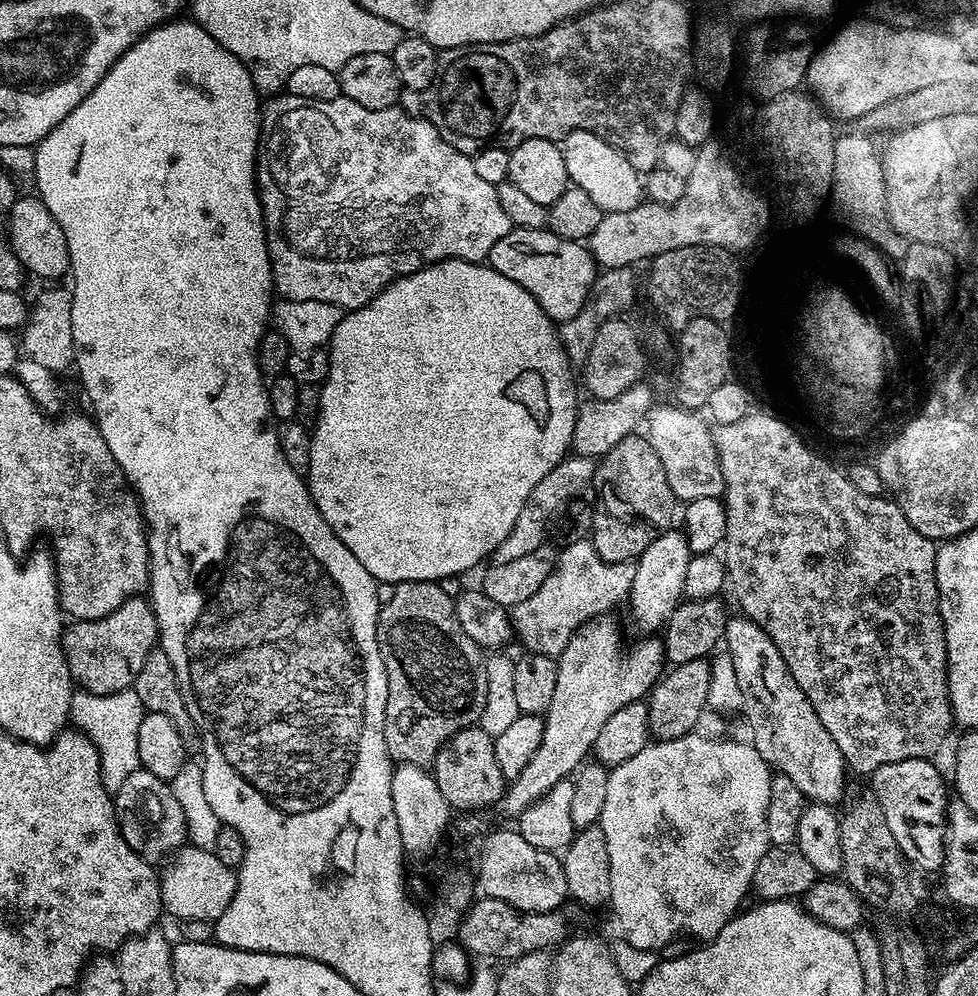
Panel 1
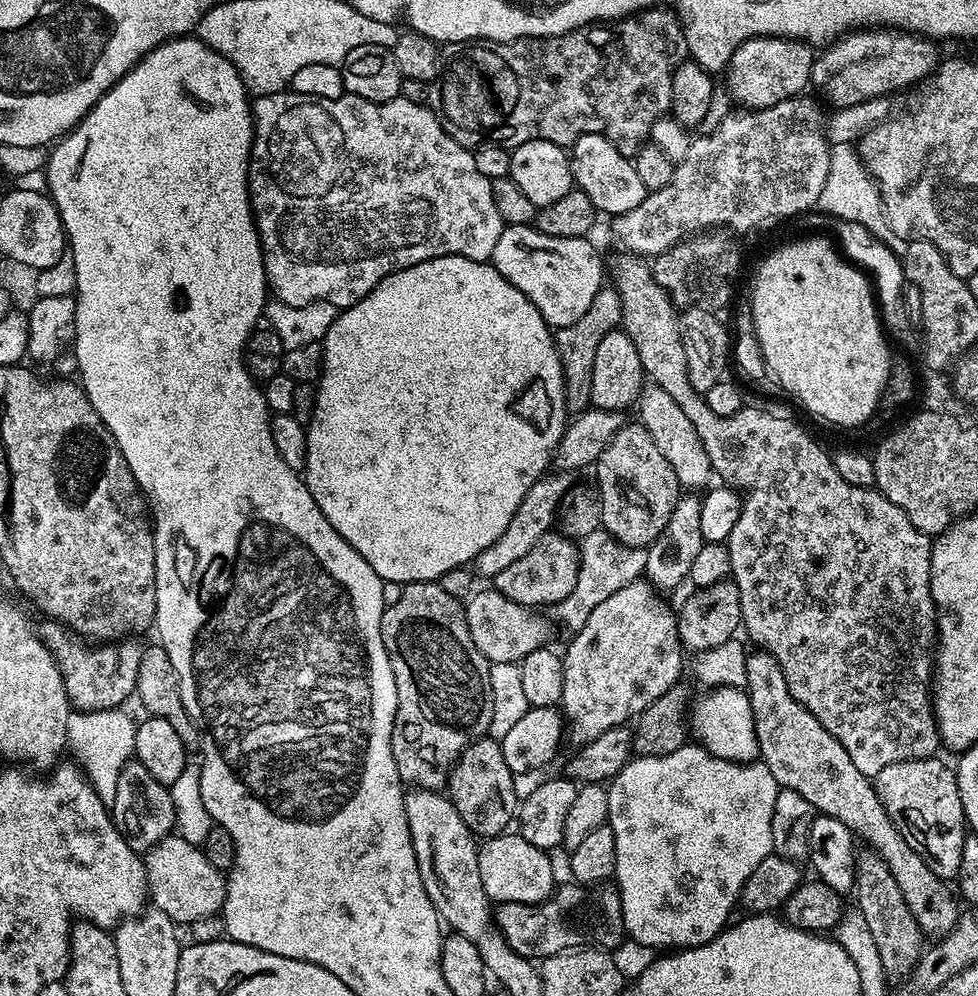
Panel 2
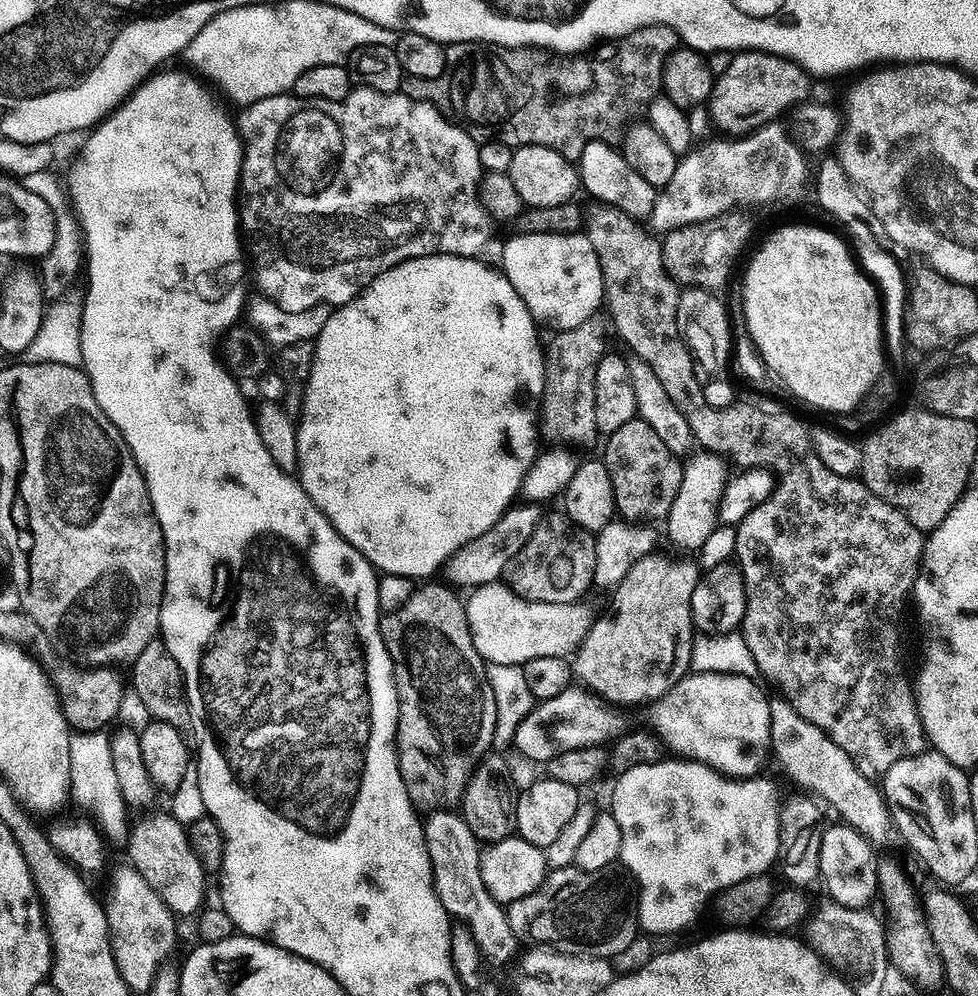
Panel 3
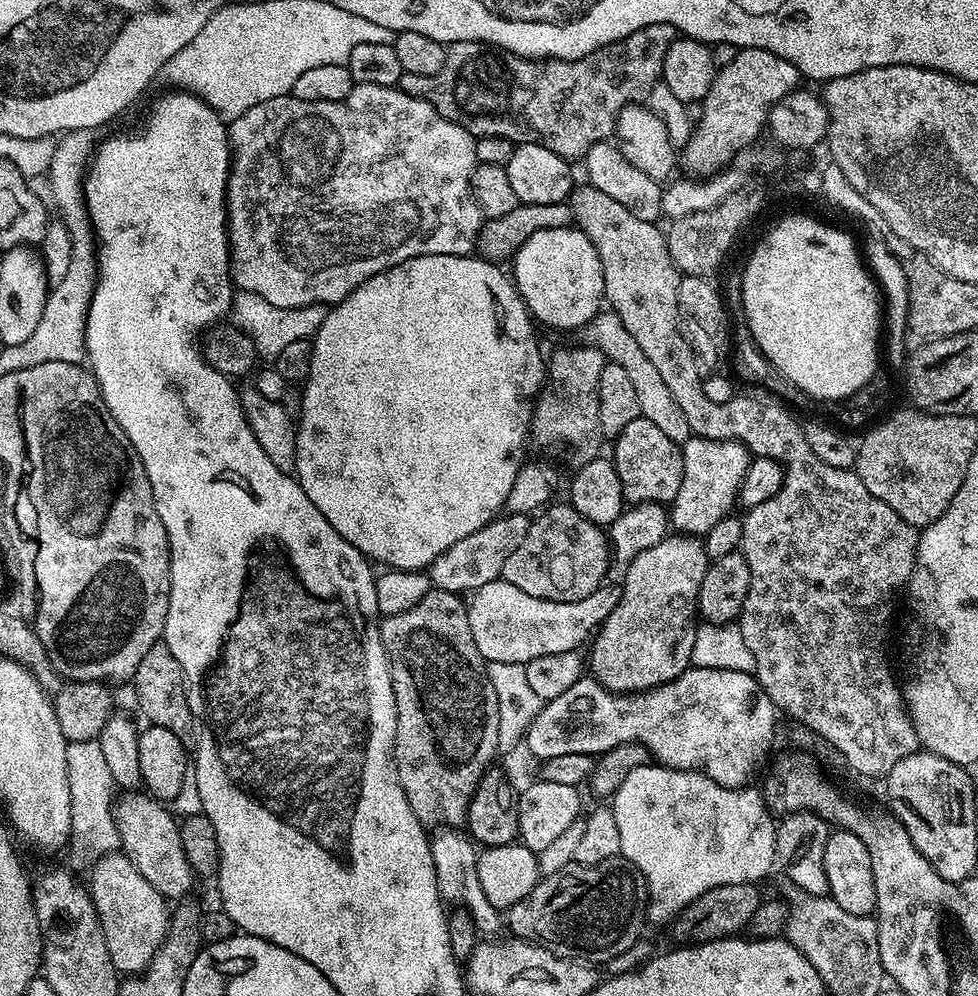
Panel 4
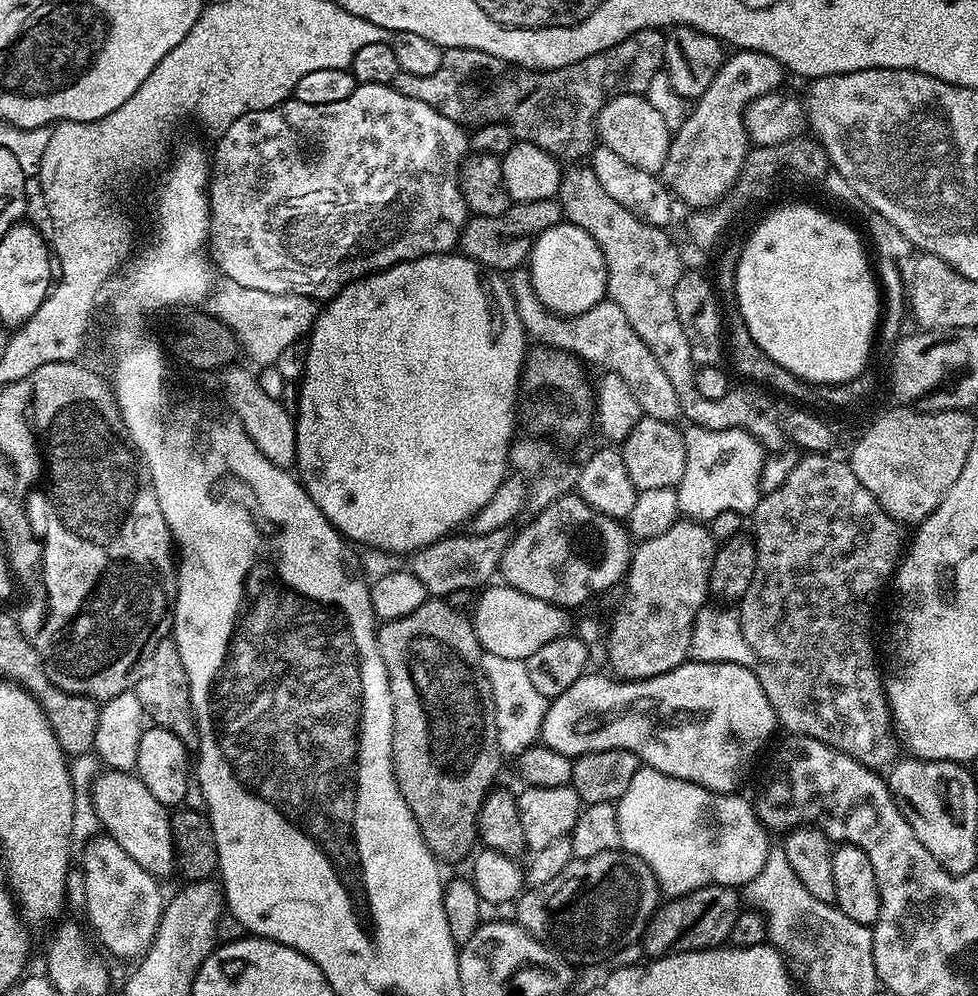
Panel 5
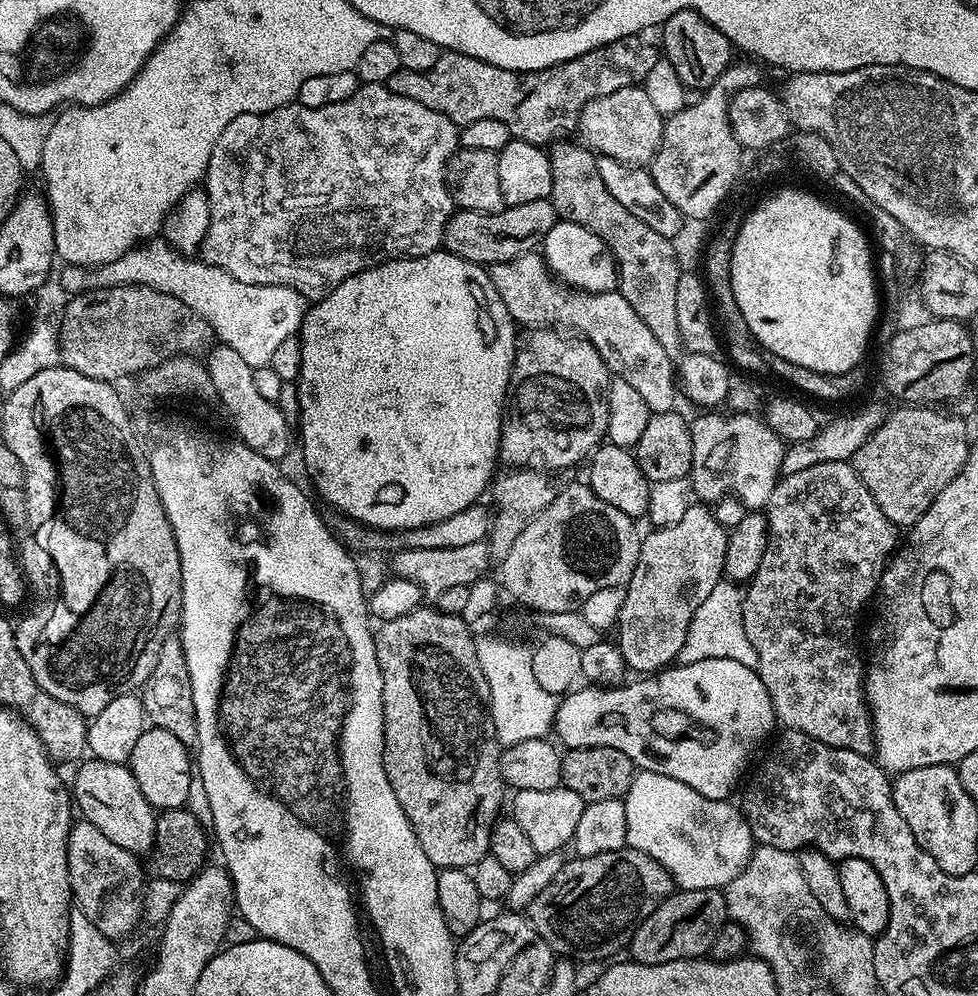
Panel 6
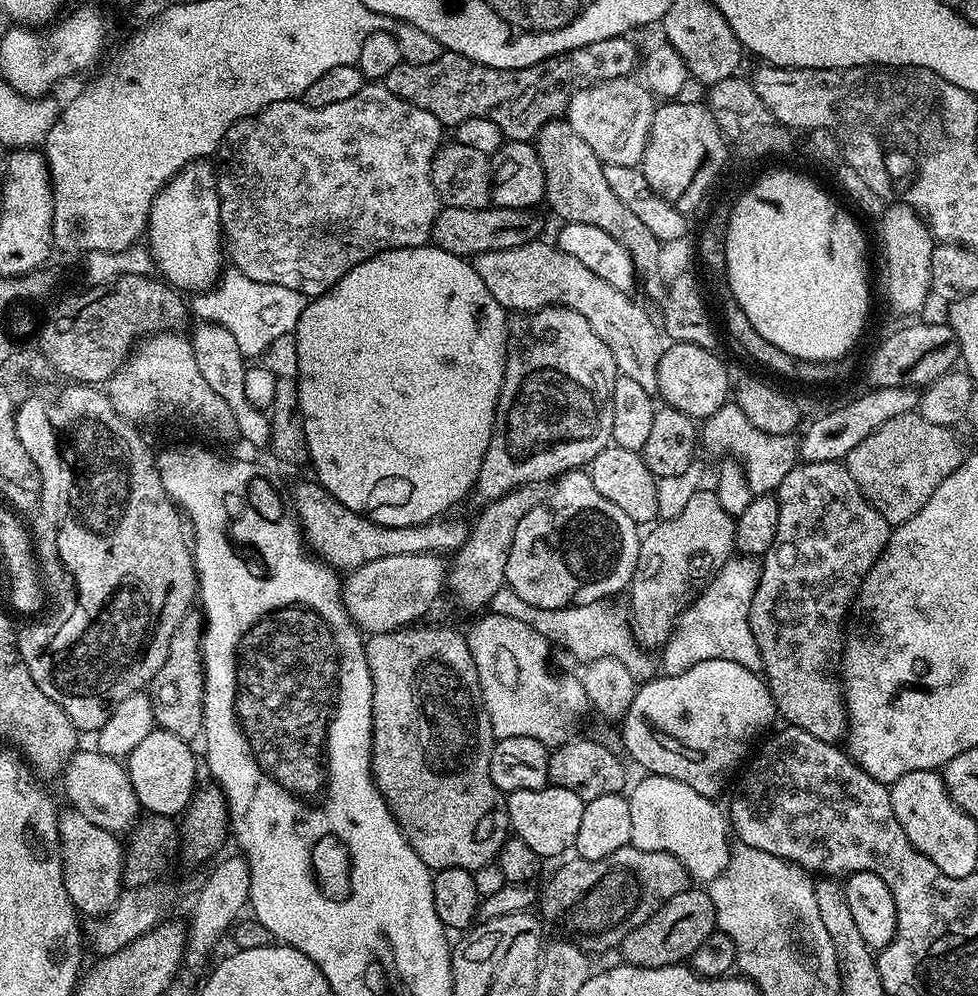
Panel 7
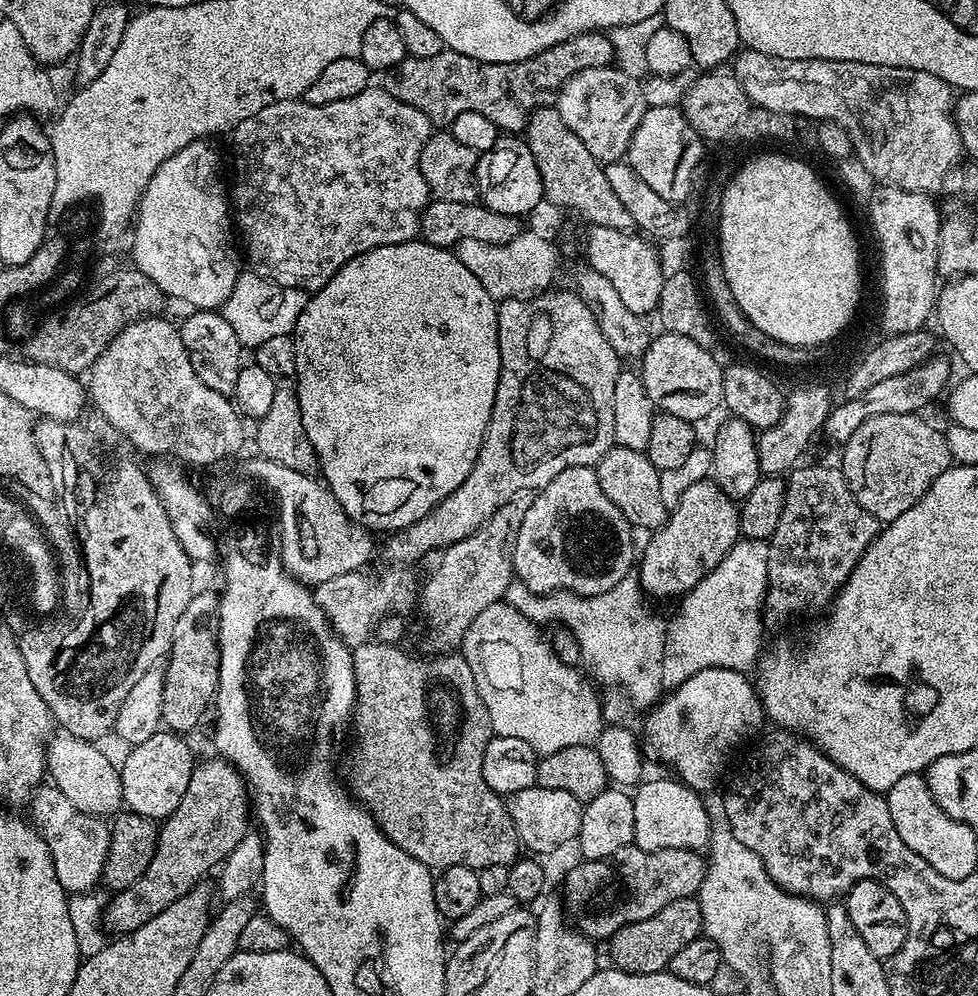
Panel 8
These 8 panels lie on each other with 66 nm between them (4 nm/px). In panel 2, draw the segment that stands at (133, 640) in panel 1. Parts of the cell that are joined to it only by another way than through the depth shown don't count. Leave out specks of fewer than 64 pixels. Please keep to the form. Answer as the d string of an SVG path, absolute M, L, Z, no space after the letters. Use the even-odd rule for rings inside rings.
M47 618L41 619L41 624L38 624L38 635L40 641L46 646L46 650L50 650L50 654L56 659L56 664L60 668L60 673L64 679L64 685L66 686L66 694L68 695L68 703L73 709L82 712L93 712L94 710L110 710L111 708L117 708L123 705L125 702L123 700L132 700L134 693L136 691L136 683L138 682L138 665L142 662L142 654L144 653L144 648L142 644L138 641L132 640L136 638L128 638L123 642L89 642L85 637L79 636L75 630L68 628L64 624L59 624L56 620L49 620Z

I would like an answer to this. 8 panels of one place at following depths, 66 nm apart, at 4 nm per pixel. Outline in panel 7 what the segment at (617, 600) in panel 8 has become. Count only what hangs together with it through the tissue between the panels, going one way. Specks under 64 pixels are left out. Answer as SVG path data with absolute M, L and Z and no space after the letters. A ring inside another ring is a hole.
M503 586L494 594L490 608L498 614L518 618L518 622L526 622L526 626L538 630L538 634L542 634L542 638L549 640L555 647L557 644L560 648L568 648L579 663L612 657L622 662L635 678L649 679L653 675L651 655L636 643L627 611L612 604L615 603L596 601L558 610L542 610L538 606L530 606L530 602L522 602L514 589Z

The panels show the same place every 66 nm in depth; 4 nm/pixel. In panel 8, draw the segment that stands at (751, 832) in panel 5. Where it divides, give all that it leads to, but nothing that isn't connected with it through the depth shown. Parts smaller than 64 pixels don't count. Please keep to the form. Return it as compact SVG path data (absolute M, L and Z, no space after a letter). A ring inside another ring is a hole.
M679 779L648 780L634 792L635 847L653 852L667 848L703 849L709 843L710 823L704 801Z

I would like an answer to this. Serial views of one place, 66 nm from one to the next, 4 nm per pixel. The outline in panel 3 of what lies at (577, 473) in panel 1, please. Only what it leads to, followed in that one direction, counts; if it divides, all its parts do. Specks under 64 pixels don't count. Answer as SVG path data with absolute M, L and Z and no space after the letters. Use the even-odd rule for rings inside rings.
M520 502L509 508L490 530L486 530L486 534L458 549L448 559L446 573L448 572L449 578L447 579L453 585L461 584L464 590L471 590L483 584L497 583L503 577L509 562L520 553L522 546L526 546L526 542L530 542L530 536L540 525L542 519L540 508L541 505L536 502Z

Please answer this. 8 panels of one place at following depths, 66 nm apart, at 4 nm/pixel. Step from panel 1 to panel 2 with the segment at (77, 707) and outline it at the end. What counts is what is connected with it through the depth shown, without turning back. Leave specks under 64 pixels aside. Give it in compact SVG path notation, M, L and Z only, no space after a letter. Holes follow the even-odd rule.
M123 707L111 708L110 710L94 710L82 712L72 710L68 713L66 722L66 734L68 735L67 747L73 752L75 763L84 771L84 777L94 786L98 798L109 806L114 802L114 790L118 786L118 774L122 766L133 759L136 747L137 721L132 720L128 712L123 712Z

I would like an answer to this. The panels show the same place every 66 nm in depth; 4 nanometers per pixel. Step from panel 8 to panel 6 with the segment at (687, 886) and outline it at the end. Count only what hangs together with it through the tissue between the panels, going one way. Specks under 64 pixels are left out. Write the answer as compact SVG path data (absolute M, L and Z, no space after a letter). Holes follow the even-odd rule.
M625 846L606 854L569 859L558 878L530 902L526 915L557 957L608 962L615 952L631 945L632 931L673 891L672 876L661 864Z

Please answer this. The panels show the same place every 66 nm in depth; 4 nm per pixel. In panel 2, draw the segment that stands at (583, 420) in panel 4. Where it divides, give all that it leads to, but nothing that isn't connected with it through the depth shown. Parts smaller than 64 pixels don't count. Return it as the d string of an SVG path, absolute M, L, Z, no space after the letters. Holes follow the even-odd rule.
M604 286L598 294L594 294L594 302L590 302L586 314L582 314L578 322L565 328L555 329L556 349L564 375L564 403L567 404L569 413L579 414L591 405L590 374L594 374L594 354L602 338L606 338L606 334L617 331L621 327L621 318L622 298L618 298L615 288Z

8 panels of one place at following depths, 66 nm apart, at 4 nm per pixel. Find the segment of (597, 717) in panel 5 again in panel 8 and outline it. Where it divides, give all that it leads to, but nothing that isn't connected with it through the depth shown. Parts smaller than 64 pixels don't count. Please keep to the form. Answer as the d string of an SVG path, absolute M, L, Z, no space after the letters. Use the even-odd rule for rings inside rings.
M710 668L669 691L647 715L643 747L665 760L683 783L704 792L723 774L732 751L743 742L748 727L762 720L762 709L753 681L745 673Z

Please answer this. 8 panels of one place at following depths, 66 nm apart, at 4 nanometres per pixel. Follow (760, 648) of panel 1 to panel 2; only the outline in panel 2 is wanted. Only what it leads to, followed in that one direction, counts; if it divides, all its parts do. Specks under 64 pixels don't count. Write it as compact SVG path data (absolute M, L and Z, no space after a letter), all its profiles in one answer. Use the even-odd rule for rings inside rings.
M749 651L746 674L748 675L746 691L750 698L750 706L754 710L754 730L760 747L759 759L768 767L770 774L774 774L776 783L781 788L798 790L798 794L802 794L802 798L806 798L806 802L810 802L810 806L814 806L817 813L830 818L838 818L838 822L845 824L861 841L864 839L868 843L865 845L871 851L879 854L890 866L890 874L894 874L894 880L898 882L902 896L906 898L906 904L910 906L910 914L914 914L925 937L941 938L947 935L961 914L961 909L956 908L957 893L953 889L953 893L948 889L950 887L949 881L934 874L934 870L930 870L930 866L926 866L926 862L922 862L922 858L918 854L914 854L914 850L910 850L910 842L906 842L906 838L902 838L902 834L894 826L890 814L886 814L876 793L875 783L869 777L864 776L862 770L858 770L858 766L854 766L850 754L846 754L846 750L842 750L842 742L838 742L838 738L830 735L826 726L822 726L822 722L818 722L818 718L814 718L814 714L810 714L810 710L803 708L793 698L790 694L790 686L786 686L786 678L782 678L782 670L778 666L778 662L769 652Z

